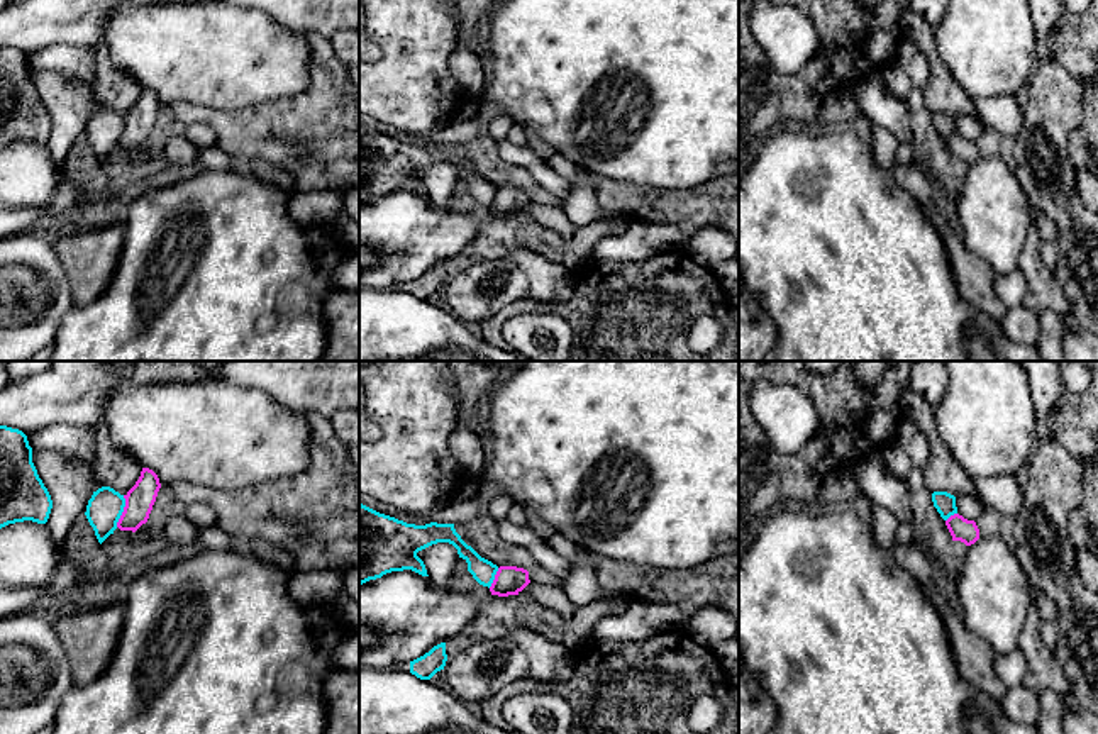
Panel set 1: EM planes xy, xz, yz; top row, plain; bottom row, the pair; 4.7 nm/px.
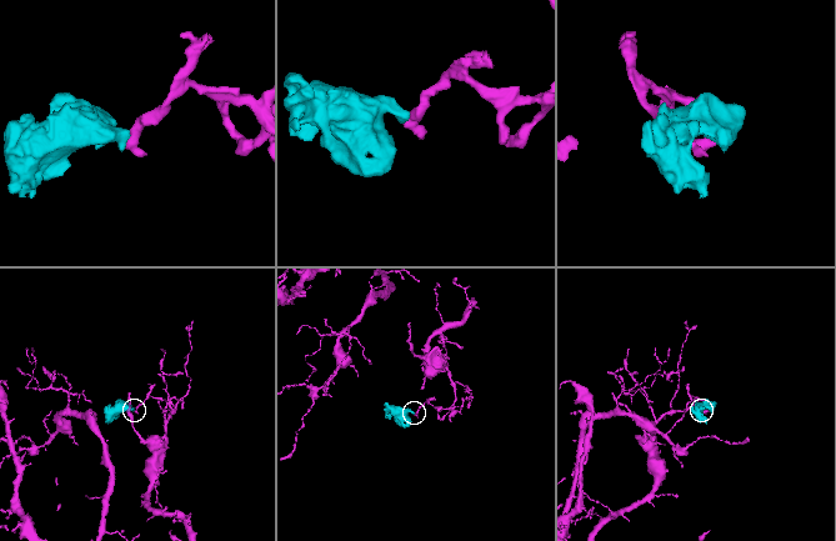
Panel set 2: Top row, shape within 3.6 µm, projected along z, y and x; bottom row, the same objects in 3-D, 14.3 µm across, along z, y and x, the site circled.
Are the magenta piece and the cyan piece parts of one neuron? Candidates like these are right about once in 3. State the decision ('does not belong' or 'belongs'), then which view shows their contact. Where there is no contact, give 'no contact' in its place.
does not belong | xy

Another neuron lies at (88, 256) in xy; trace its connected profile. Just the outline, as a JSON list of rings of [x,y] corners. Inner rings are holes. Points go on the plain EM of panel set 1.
[[[124,227],[75,229],[51,236],[76,307],[90,305],[108,286],[124,246]]]

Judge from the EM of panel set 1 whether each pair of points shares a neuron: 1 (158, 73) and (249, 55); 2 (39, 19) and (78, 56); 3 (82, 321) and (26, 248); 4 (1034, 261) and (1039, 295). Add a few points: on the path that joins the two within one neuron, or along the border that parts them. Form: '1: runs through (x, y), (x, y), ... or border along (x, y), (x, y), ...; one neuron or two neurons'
1: runs through (180, 55), (227, 55); one neuron
2: border along (94, 46), (48, 44), (26, 55); two neurons
3: border along (75, 305), (63, 317), (53, 341); two neurons
4: runs through (1034, 270), (1039, 277), (1039, 287); one neuron

